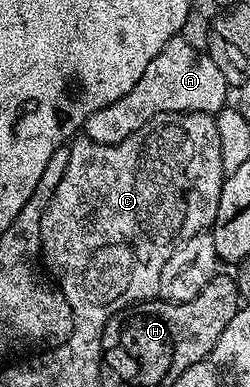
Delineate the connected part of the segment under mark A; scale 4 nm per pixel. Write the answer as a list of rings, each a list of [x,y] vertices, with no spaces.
[[[175,38],[166,43],[164,50],[160,50],[160,54],[156,54],[156,58],[148,62],[144,74],[140,74],[140,82],[136,82],[136,86],[132,86],[132,90],[128,90],[124,98],[116,98],[116,102],[96,110],[96,114],[86,119],[84,125],[86,137],[92,142],[101,144],[119,144],[124,142],[124,138],[140,130],[140,126],[144,126],[144,122],[148,122],[156,114],[165,112],[216,114],[221,110],[227,103],[228,85],[224,74],[220,74],[220,66],[216,66],[216,62],[212,62],[208,54],[202,53],[201,56],[188,41],[182,39]]]

